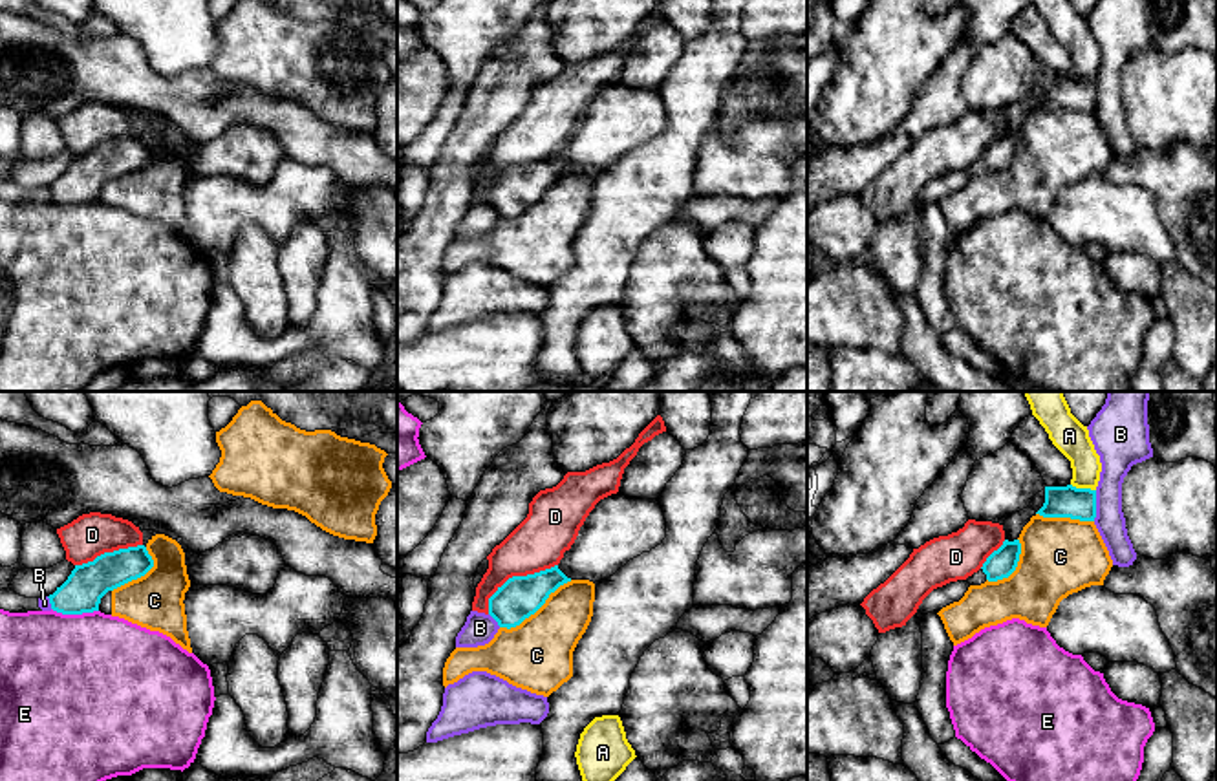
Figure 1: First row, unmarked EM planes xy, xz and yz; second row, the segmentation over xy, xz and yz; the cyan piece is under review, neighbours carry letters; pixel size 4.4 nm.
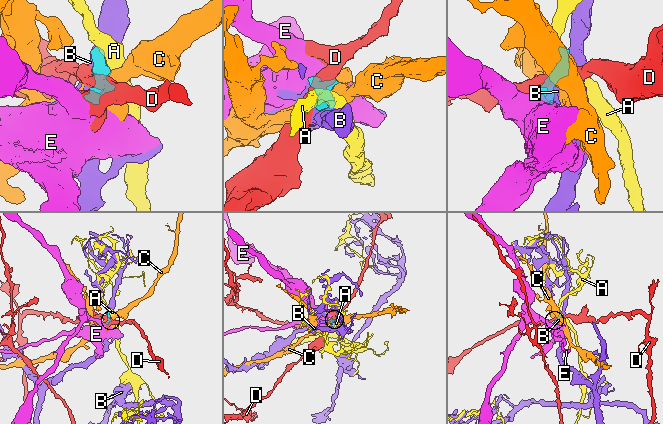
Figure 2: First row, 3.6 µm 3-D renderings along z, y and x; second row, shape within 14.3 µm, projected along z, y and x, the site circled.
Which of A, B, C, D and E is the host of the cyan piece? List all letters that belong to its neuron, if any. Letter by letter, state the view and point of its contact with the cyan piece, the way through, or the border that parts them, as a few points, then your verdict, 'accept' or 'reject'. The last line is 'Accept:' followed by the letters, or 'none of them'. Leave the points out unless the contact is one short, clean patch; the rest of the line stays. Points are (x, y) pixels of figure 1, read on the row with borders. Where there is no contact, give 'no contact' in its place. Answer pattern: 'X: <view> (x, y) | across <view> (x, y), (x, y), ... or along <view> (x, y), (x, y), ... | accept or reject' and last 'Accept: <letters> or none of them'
A: yz (1084, 489) | reject
B: yz (1095, 505) | reject
C: xz (537, 609) | reject
D: xz (515, 577) | reject
E: xy (75, 613) | along xy (52, 608), (63, 613), (97, 611) | reject
Accept: none of them

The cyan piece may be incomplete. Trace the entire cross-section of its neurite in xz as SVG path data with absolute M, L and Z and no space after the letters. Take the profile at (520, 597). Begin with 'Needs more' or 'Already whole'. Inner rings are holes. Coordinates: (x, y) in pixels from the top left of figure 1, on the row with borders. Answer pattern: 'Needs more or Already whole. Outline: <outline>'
Needs more. Outline: M617 492L600 499L558 565L509 578L489 598L489 615L500 627L516 627L534 615L560 585L571 580L600 582L630 560L650 552L666 538L666 519L657 499Z

